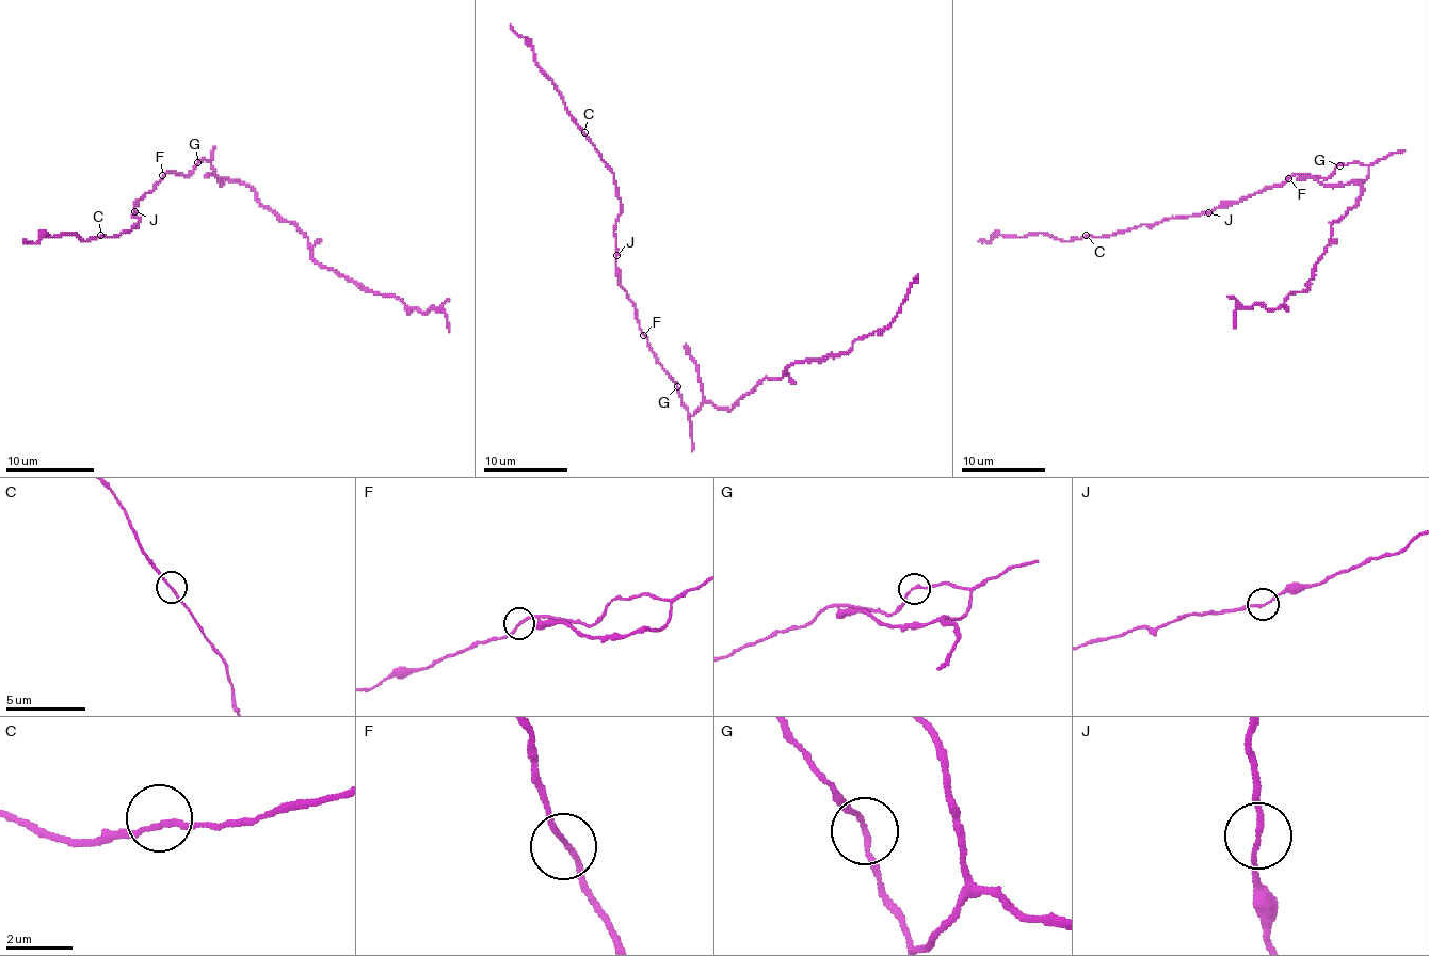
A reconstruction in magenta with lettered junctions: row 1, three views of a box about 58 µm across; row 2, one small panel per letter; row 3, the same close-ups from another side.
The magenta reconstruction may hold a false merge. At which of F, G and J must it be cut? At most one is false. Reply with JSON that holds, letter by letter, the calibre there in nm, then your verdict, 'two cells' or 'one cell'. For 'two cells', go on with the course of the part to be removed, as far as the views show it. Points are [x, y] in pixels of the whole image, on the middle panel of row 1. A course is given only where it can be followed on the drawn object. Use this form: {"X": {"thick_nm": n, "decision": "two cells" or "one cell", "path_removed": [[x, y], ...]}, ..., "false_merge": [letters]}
{"F": {"thick_nm": 150, "decision": "one cell"}, "G": {"thick_nm": 140, "decision": "one cell"}, "J": {"thick_nm": 140, "decision": "one cell"}, "false_merge": []}

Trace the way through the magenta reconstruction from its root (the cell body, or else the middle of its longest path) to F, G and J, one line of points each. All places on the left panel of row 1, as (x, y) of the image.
F: (185, 175), (172, 171), (162, 175)
G: (185, 175), (197, 162)
J: (185, 175), (169, 171), (133, 204), (133, 210)

